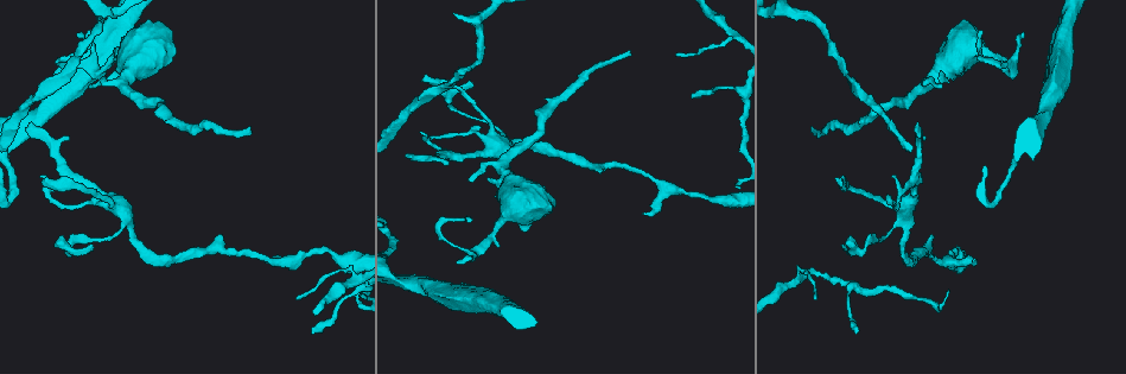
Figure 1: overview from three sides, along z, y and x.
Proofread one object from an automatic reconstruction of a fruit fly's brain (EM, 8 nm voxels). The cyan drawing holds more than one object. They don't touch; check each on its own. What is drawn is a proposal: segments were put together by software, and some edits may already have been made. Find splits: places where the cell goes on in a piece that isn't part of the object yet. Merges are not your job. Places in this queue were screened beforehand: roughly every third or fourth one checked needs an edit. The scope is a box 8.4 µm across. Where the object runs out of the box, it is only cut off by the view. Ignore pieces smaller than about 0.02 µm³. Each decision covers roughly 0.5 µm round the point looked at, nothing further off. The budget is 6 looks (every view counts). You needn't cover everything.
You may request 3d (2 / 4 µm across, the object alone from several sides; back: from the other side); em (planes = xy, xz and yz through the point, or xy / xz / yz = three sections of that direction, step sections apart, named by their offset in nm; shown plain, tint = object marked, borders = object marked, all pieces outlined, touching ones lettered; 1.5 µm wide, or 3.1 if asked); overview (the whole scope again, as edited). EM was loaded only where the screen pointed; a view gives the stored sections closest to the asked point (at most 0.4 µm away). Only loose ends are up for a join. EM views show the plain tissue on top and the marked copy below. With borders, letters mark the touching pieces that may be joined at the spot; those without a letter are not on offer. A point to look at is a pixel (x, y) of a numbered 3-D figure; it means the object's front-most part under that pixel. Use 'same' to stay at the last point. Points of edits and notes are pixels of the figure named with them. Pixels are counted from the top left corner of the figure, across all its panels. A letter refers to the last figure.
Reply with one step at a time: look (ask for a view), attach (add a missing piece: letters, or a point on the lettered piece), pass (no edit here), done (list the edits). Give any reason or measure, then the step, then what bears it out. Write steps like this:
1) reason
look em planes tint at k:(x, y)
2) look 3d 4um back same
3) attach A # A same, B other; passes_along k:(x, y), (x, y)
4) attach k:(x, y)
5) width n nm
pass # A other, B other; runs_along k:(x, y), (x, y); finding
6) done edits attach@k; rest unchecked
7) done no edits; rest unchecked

thin end
look 3d 4um at 1:(692, 94)

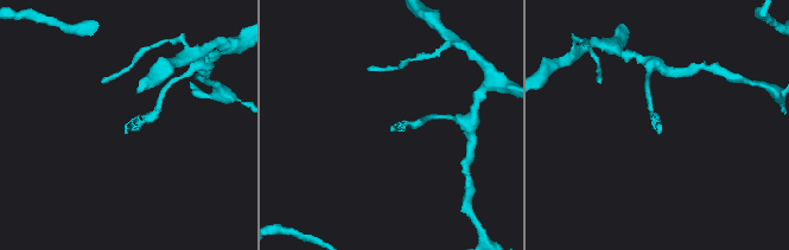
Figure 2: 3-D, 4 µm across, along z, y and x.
shape alone is not enough
look em xy step 8 tint at 2:(658, 133)

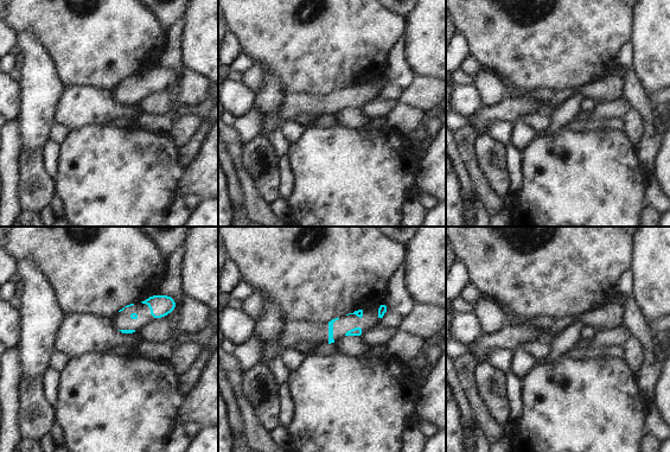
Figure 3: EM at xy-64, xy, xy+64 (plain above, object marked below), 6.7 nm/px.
look em planes borders same

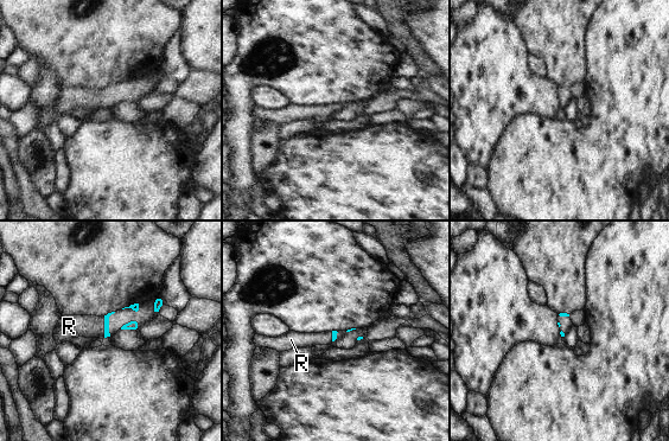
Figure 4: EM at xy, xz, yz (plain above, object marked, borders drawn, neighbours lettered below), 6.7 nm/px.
longest_contact R 140 nm
attach R # R same; the cell continues

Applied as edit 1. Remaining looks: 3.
free end
look 3d 2um back at 1:(849, 235)

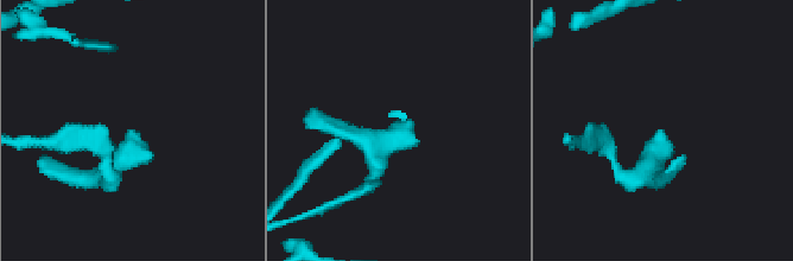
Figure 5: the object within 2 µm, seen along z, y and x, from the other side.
now the EM
look em planes borders at 5:(394, 133)

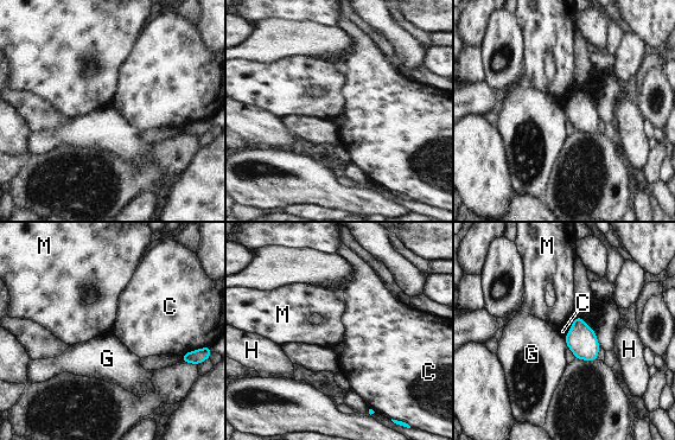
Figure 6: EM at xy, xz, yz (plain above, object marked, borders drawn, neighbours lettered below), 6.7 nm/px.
pass # C other, G other, H other, M other; border 6:(577, 316), (564, 337); none of them fits

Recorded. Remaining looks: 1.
done edits attach@4; rest unchecked

